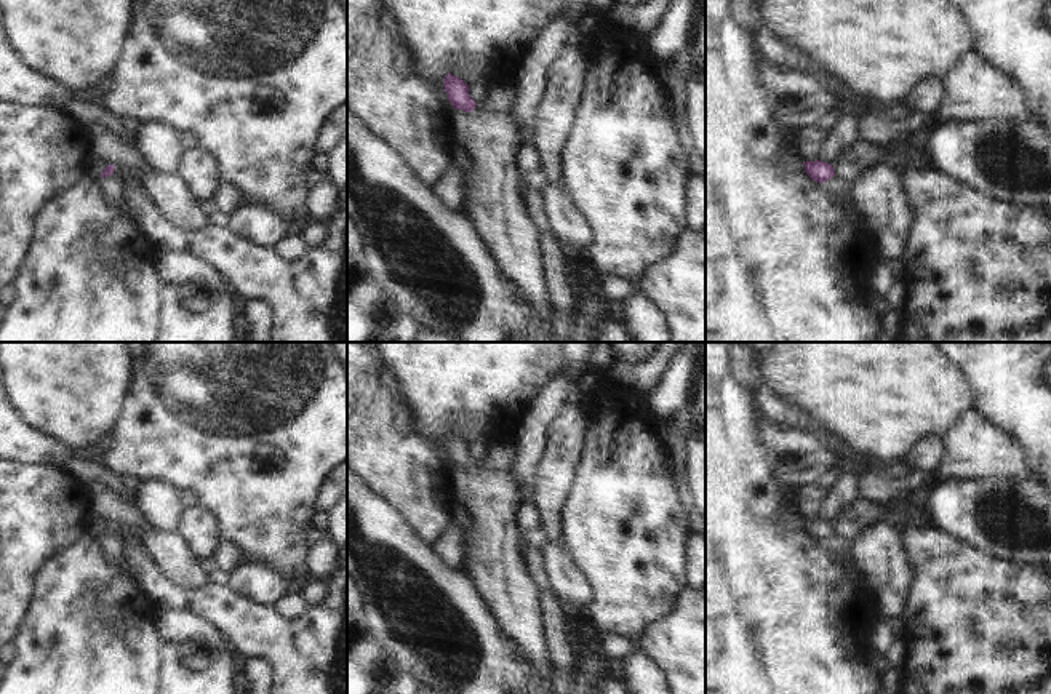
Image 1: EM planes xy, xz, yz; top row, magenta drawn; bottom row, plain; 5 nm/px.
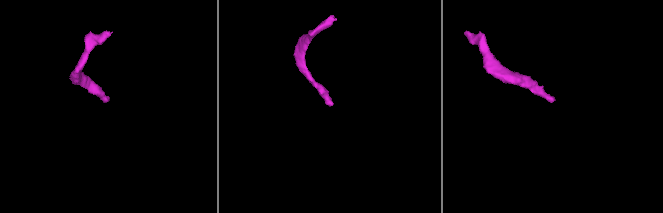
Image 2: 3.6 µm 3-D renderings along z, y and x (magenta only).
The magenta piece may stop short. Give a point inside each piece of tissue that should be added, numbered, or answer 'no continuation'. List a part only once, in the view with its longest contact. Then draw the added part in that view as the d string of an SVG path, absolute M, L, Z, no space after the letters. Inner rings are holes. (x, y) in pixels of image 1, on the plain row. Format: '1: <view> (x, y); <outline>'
1: yz (839, 547); M837 534L829 539L821 540L824 550L830 552L835 558L838 558L854 576L854 582L862 585L862 574L854 561L853 542L848 542Z

